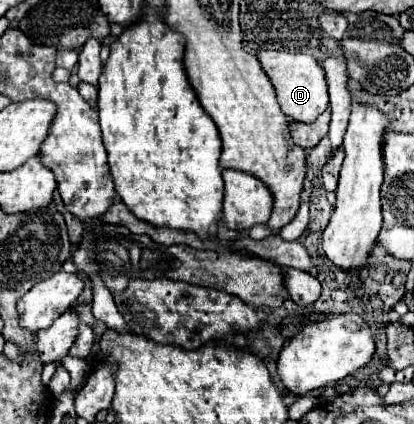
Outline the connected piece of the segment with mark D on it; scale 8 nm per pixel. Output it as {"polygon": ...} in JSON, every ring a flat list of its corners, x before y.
{"polygon":[[261,50,257,54,263,70,267,72,271,84,275,86,281,110,295,122,313,122,319,114,329,108,329,94,327,94,327,78,325,70,319,62,301,52,283,52,283,50]]}

